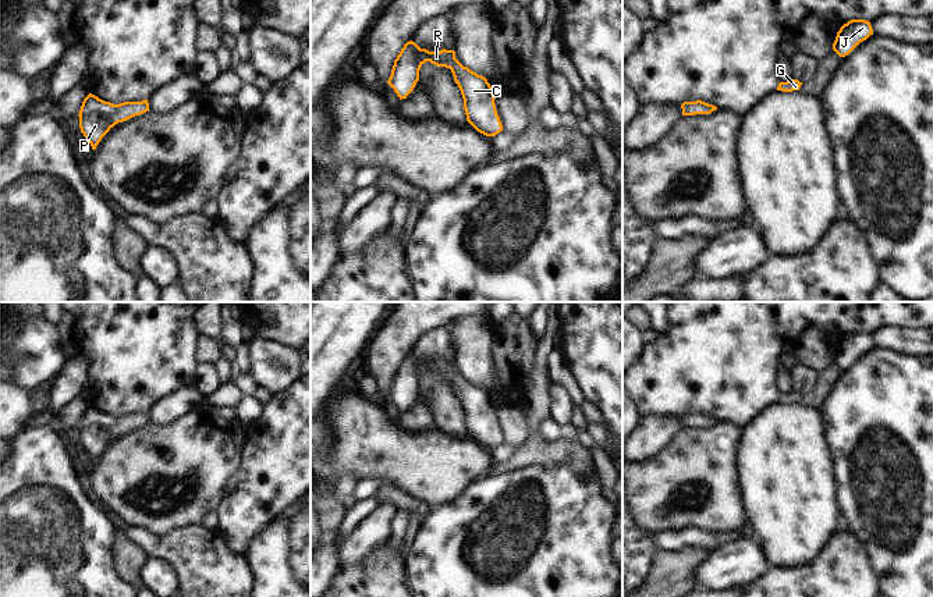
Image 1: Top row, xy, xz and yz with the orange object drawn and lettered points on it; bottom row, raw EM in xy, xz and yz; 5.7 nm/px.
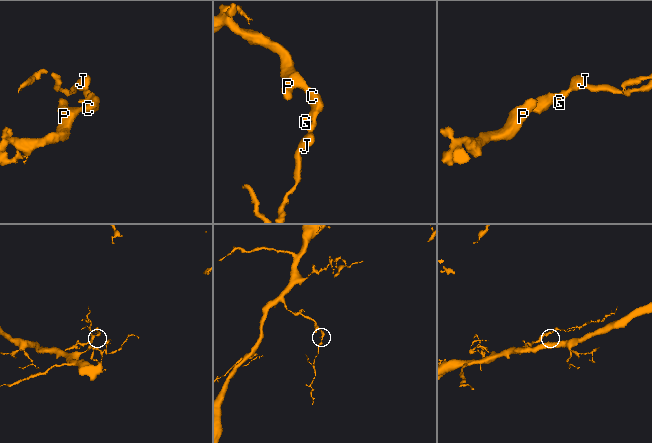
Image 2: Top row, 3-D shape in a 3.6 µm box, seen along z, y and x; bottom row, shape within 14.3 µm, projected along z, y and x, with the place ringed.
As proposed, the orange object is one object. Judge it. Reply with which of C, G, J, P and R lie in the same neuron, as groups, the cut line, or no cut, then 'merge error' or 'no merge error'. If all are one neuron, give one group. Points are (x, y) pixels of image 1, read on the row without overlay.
C G J P R; no cut; no merge error

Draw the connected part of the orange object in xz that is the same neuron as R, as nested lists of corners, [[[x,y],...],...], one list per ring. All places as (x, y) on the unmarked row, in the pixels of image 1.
[[[412,352],[407,353],[394,372],[391,387],[387,392],[400,412],[407,411],[414,402],[419,392],[419,381],[426,373],[451,381],[464,411],[466,433],[478,444],[486,448],[494,448],[503,443],[494,416],[496,406],[493,405],[490,395],[485,388],[464,379],[455,370],[454,362],[443,360],[440,363],[429,363],[421,360]]]

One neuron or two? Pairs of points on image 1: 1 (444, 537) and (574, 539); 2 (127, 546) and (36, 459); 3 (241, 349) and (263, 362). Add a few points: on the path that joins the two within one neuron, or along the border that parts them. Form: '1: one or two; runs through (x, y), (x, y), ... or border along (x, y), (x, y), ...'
1: one; runs through (483, 507), (531, 475), (549, 500)
2: two; border along (117, 528), (112, 548), (112, 564), (114, 568)
3: two; border along (245, 341), (249, 349), (251, 373)

